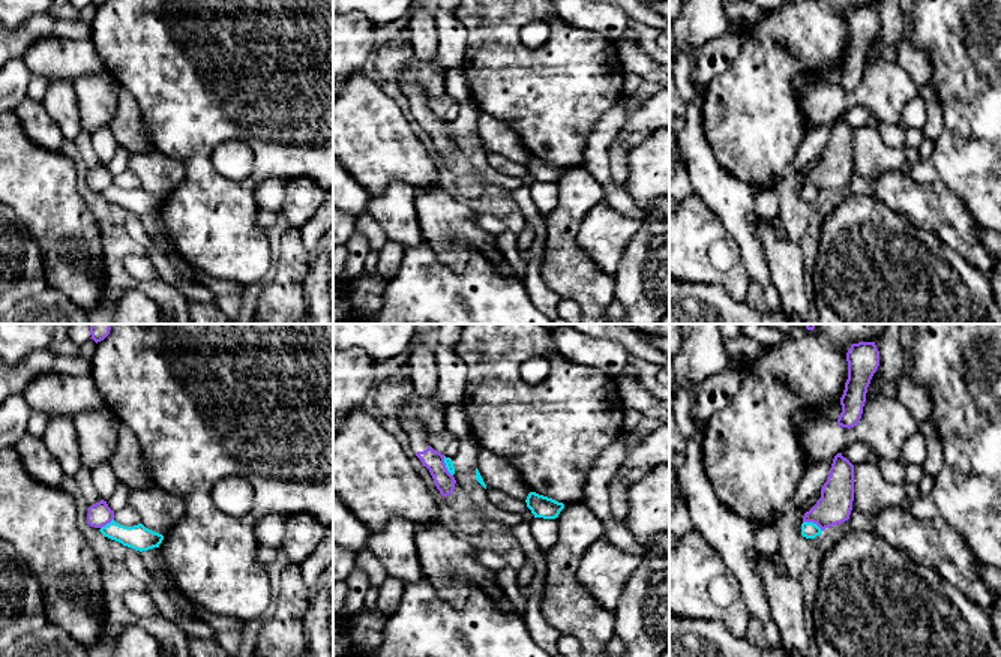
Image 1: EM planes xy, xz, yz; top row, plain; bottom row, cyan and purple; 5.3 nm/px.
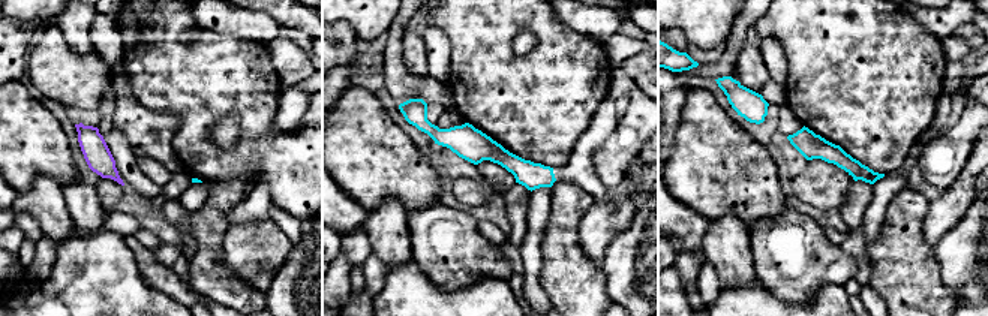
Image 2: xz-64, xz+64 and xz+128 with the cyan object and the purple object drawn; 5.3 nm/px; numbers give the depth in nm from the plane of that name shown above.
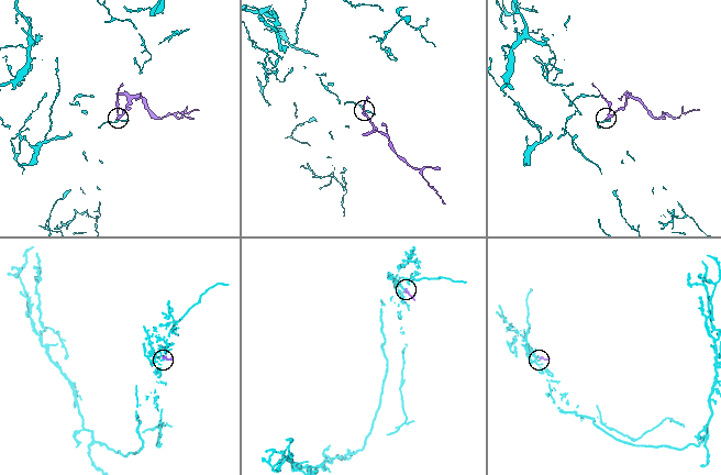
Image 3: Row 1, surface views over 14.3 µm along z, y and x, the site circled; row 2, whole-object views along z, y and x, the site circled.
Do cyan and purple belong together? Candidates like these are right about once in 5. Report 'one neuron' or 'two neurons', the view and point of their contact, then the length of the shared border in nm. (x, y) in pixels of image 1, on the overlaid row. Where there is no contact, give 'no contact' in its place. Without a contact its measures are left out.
two neurons; meets cyan in yz at (812, 522); contact 120 nm long

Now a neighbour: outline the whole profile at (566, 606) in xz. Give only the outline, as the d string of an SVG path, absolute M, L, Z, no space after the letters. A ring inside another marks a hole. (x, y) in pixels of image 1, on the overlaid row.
M581 502L564 506L557 519L557 543L545 554L542 615L552 628L579 642L581 657L611 657L606 645L615 638L615 615L578 582L579 561L603 536L603 522Z

